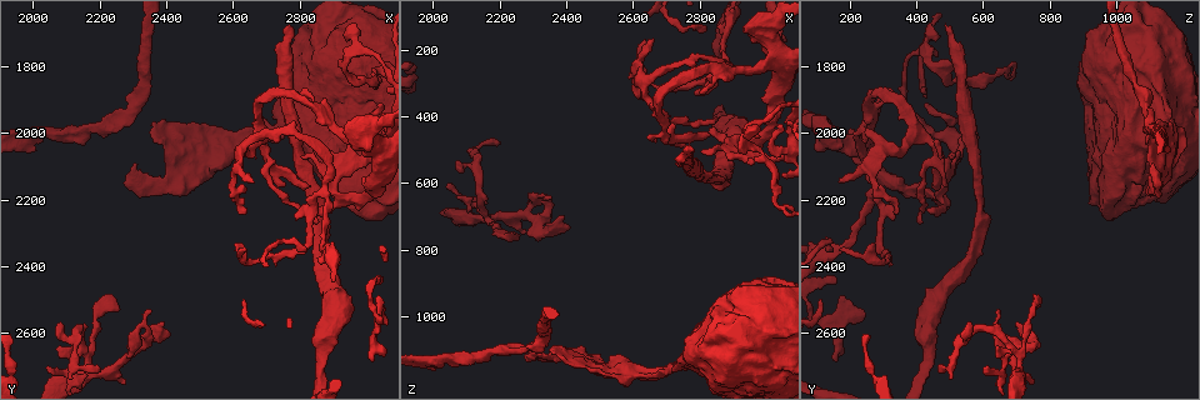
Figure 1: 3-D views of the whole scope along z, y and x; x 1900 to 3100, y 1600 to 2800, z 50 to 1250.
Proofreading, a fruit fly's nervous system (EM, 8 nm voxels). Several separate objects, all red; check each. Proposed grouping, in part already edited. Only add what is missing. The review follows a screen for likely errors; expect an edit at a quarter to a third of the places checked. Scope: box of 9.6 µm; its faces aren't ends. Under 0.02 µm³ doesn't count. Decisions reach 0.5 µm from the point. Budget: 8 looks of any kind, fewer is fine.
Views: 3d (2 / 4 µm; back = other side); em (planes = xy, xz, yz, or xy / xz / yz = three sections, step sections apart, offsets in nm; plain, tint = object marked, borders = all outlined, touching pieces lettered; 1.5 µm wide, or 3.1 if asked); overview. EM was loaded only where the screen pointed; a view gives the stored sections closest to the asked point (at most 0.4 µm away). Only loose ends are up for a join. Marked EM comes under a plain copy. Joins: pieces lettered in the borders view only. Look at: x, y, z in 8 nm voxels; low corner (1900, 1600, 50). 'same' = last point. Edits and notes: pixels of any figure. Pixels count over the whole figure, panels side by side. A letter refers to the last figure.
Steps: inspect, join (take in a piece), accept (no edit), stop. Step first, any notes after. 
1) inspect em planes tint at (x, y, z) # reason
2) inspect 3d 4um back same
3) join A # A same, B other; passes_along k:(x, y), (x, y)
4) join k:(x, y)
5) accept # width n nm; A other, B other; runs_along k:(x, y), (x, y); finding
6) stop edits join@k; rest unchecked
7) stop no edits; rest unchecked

inspect 3d 2um at (2200, 2710, 480) # free end

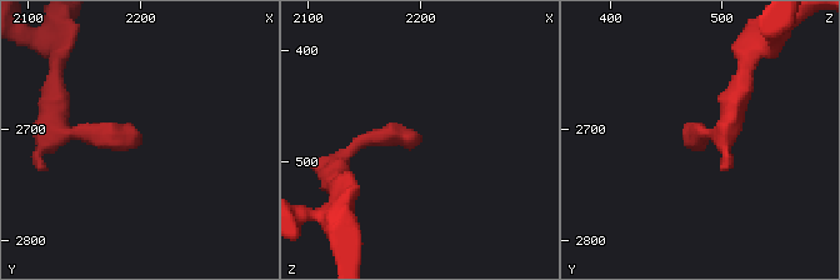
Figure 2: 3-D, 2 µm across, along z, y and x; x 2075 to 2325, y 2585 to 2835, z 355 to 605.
inspect em planes borders at (2198, 2712, 486) # shape alone is not enough

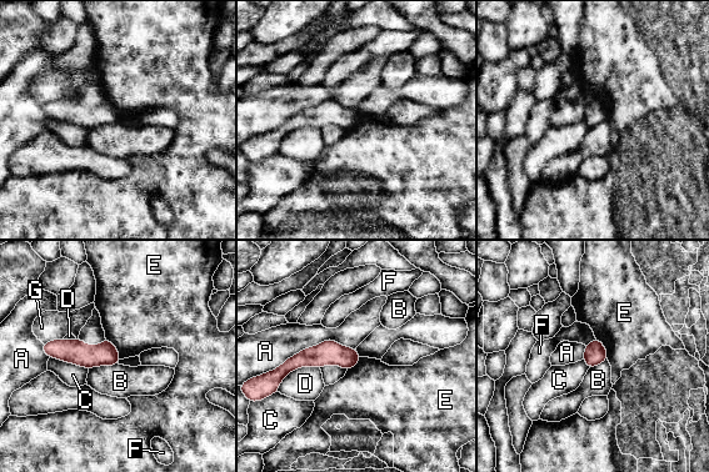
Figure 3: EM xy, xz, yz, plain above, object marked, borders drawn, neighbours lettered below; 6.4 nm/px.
accept # A other, B other, C other, D other, E other, F other, G other; runs_along 3:(357, 357), (309, 356), (281, 371); none of them fits

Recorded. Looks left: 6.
inspect 3d 4um at (2550, 1980, 1180)

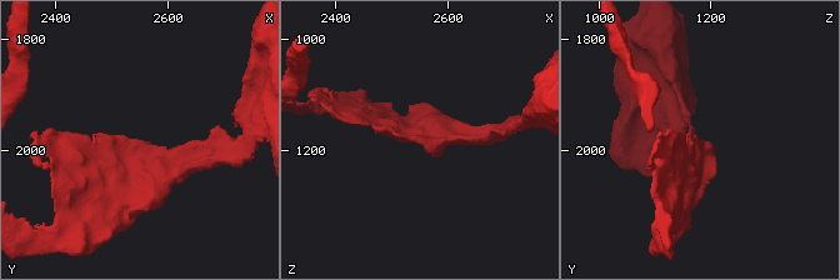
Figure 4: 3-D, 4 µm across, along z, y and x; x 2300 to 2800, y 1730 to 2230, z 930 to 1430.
inspect em planes borders at (2550, 1980, 1175)

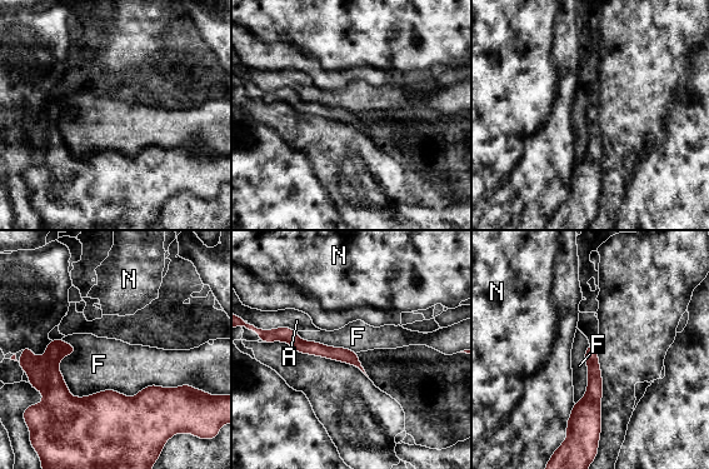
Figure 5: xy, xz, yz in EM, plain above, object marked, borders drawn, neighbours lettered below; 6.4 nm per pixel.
accept # A other, F other, N other; border 5:(60, 339), (73, 397), (190, 385); no lettered piece goes on from it

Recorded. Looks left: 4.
inspect em yz step 8 tint at (2770, 1670, 490) # end of a long branch

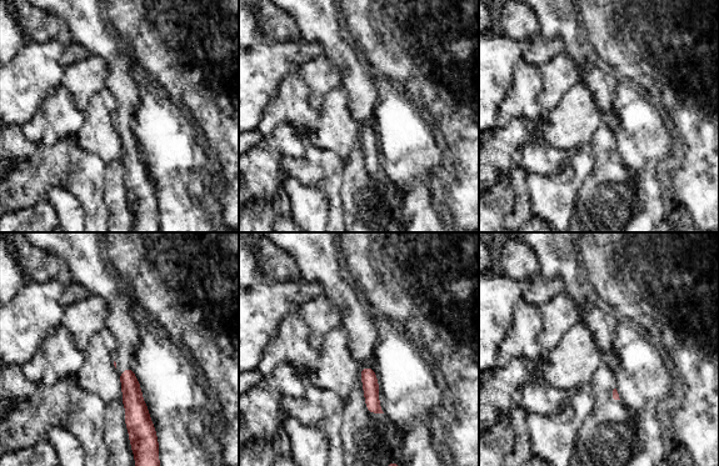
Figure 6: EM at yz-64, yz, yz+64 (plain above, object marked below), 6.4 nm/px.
inspect em planes borders same

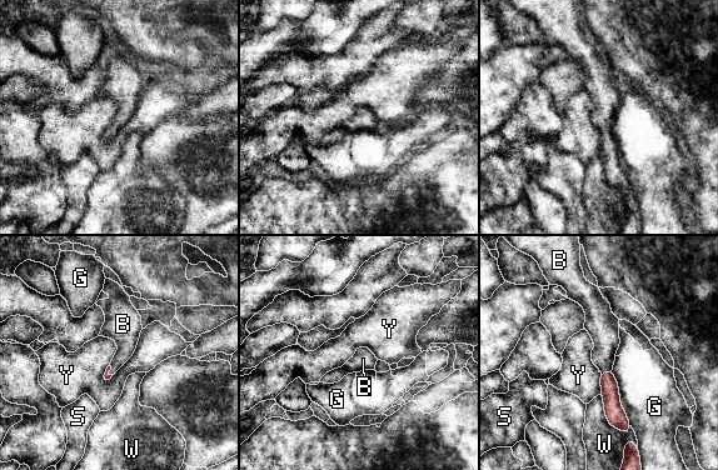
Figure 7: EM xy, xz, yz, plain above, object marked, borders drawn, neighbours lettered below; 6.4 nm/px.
join B # B same, G other, S other, W other, Y other; passes_along 7:(613, 409), (606, 371), (604, 333); the neuron continues

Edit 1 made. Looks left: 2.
stop edits join@7; rest unchecked

